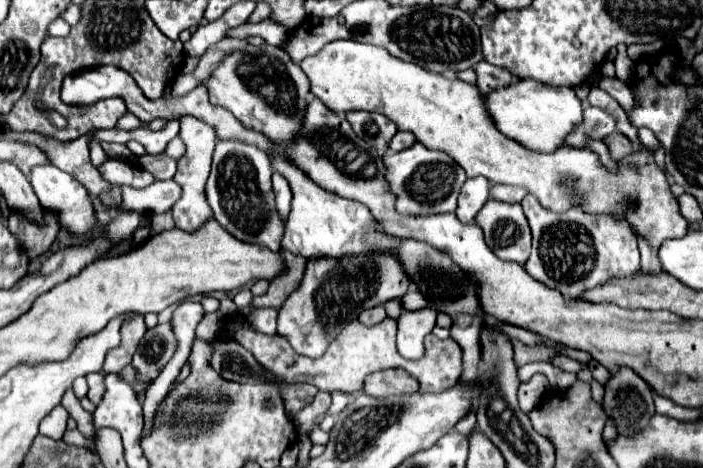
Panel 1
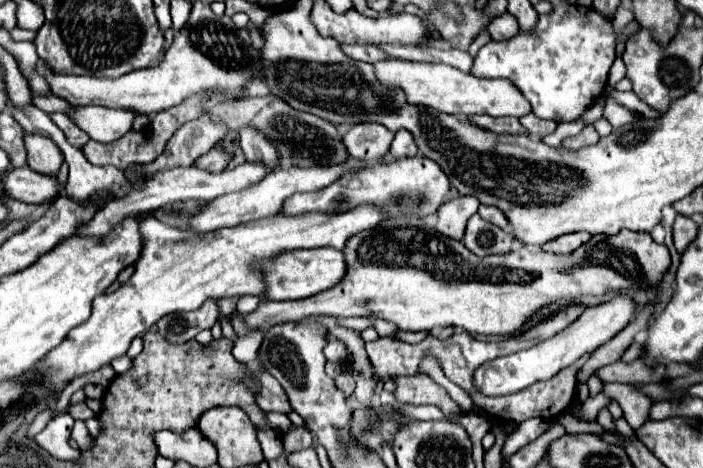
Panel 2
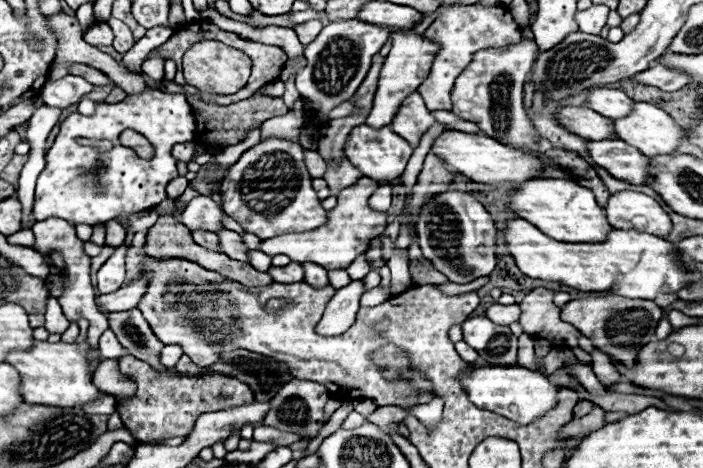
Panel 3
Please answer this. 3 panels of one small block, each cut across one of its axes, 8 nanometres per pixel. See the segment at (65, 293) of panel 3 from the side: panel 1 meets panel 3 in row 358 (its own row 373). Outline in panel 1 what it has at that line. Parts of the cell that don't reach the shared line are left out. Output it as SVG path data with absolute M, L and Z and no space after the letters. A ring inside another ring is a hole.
M90 373L86 376L88 380L88 398L98 404L104 396L104 376L102 373Z

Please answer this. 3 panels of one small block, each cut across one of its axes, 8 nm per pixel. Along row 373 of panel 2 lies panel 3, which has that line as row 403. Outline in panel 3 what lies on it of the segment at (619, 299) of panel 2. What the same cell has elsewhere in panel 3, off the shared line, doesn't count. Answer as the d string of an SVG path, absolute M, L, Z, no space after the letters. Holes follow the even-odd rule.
M474 366L470 372L462 374L462 384L476 406L506 416L522 426L532 424L536 418L556 408L560 392L560 386L550 382L544 374L522 366Z

